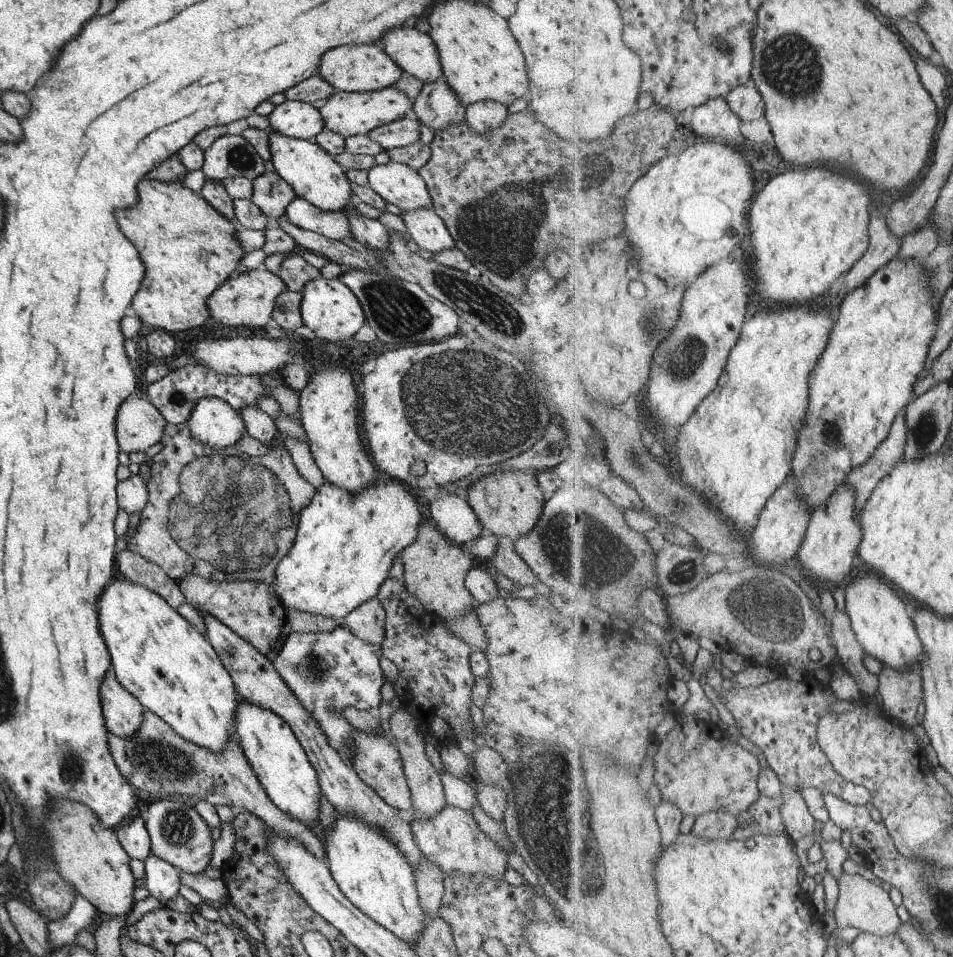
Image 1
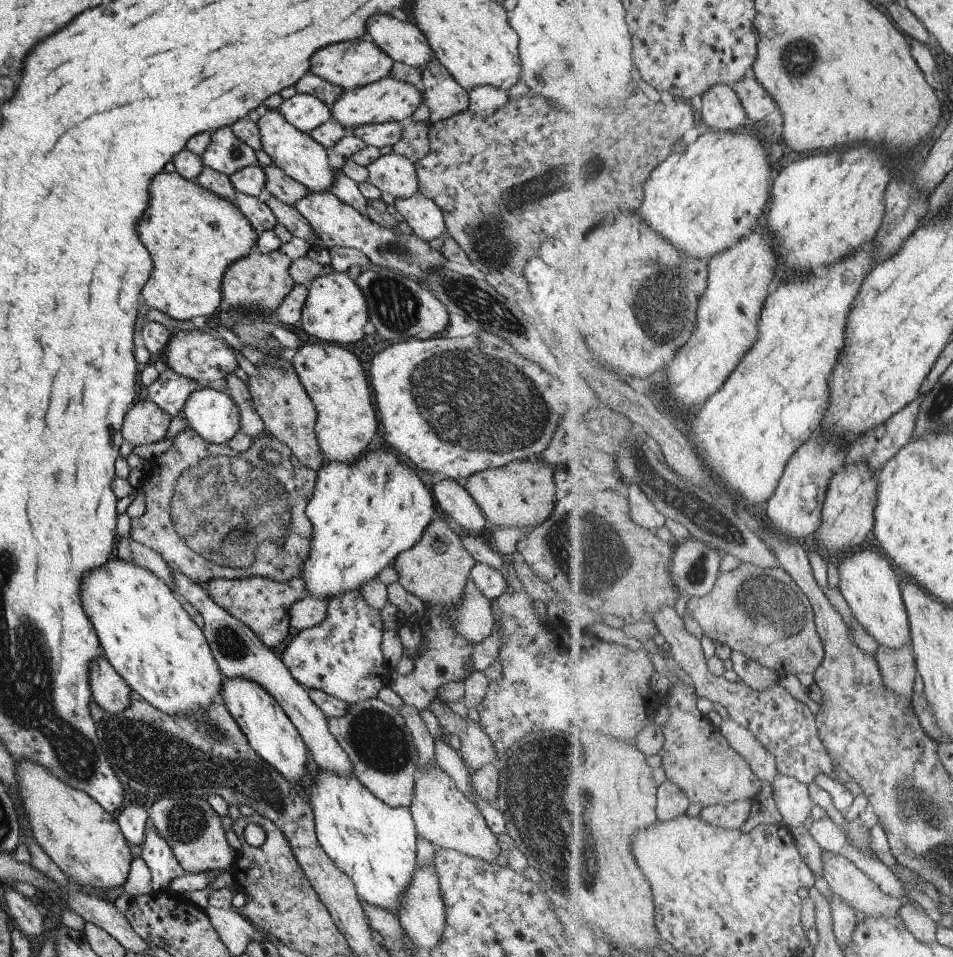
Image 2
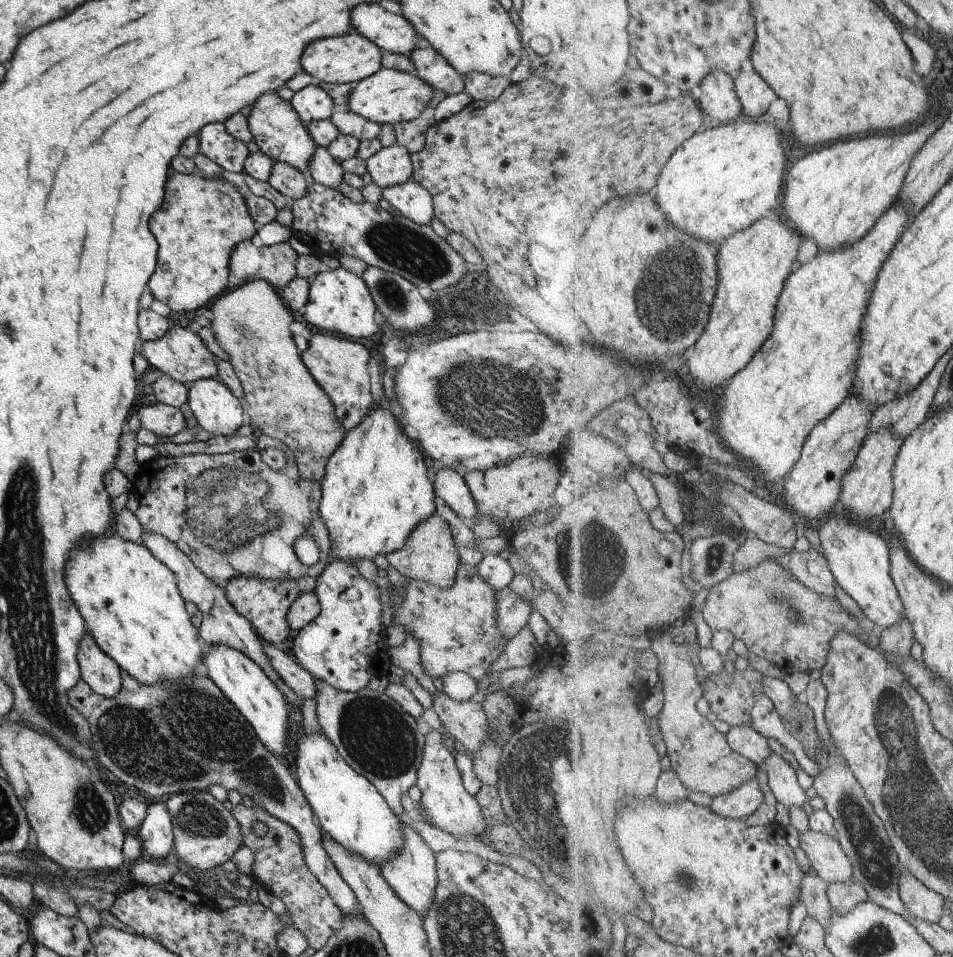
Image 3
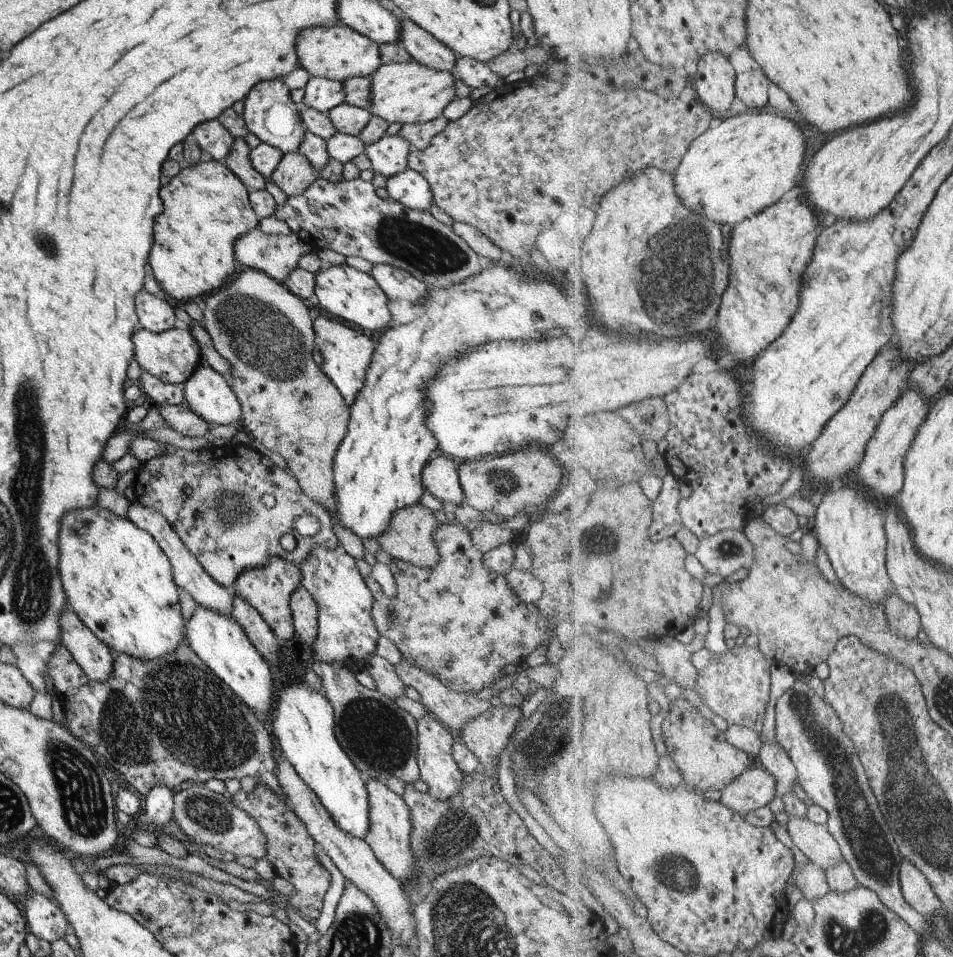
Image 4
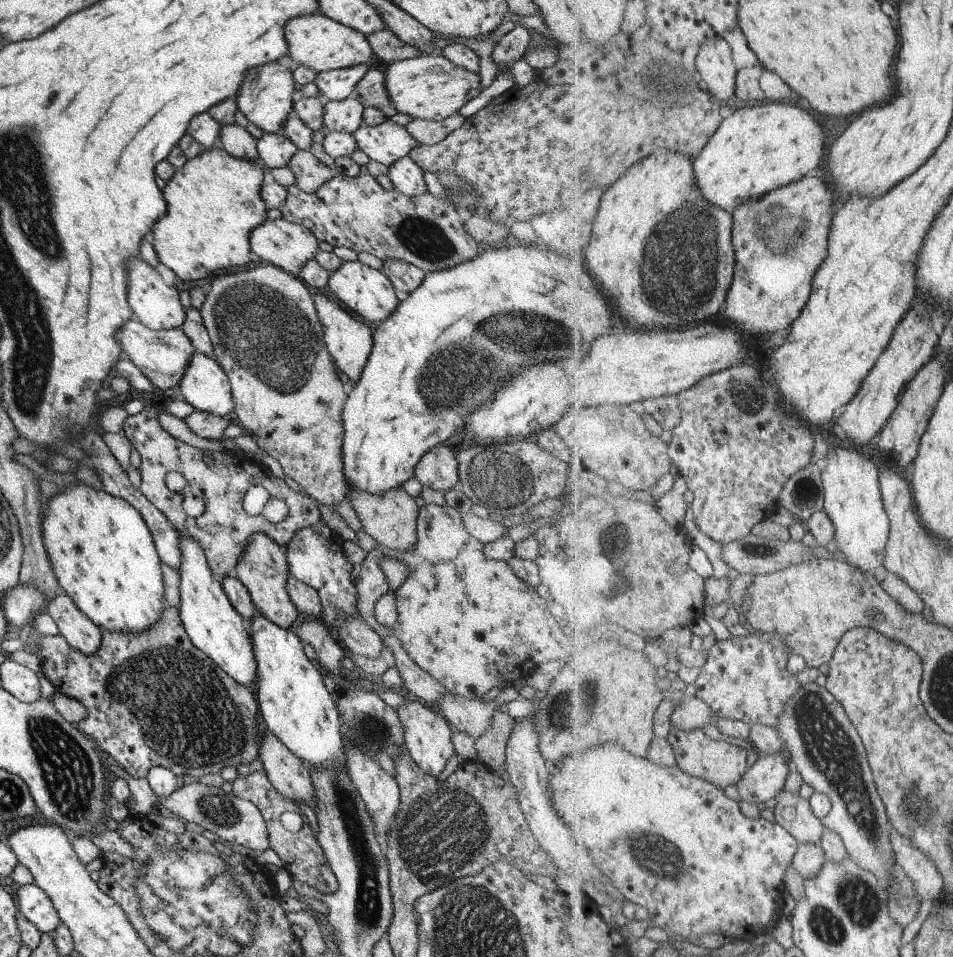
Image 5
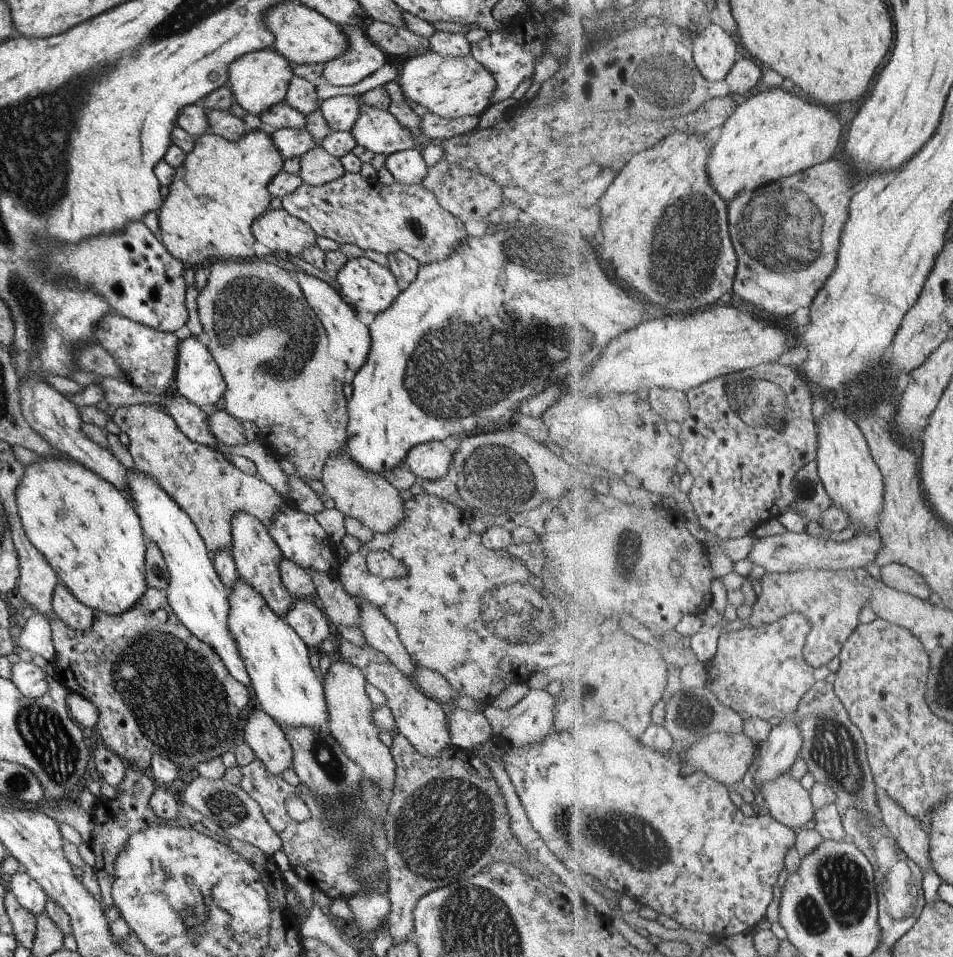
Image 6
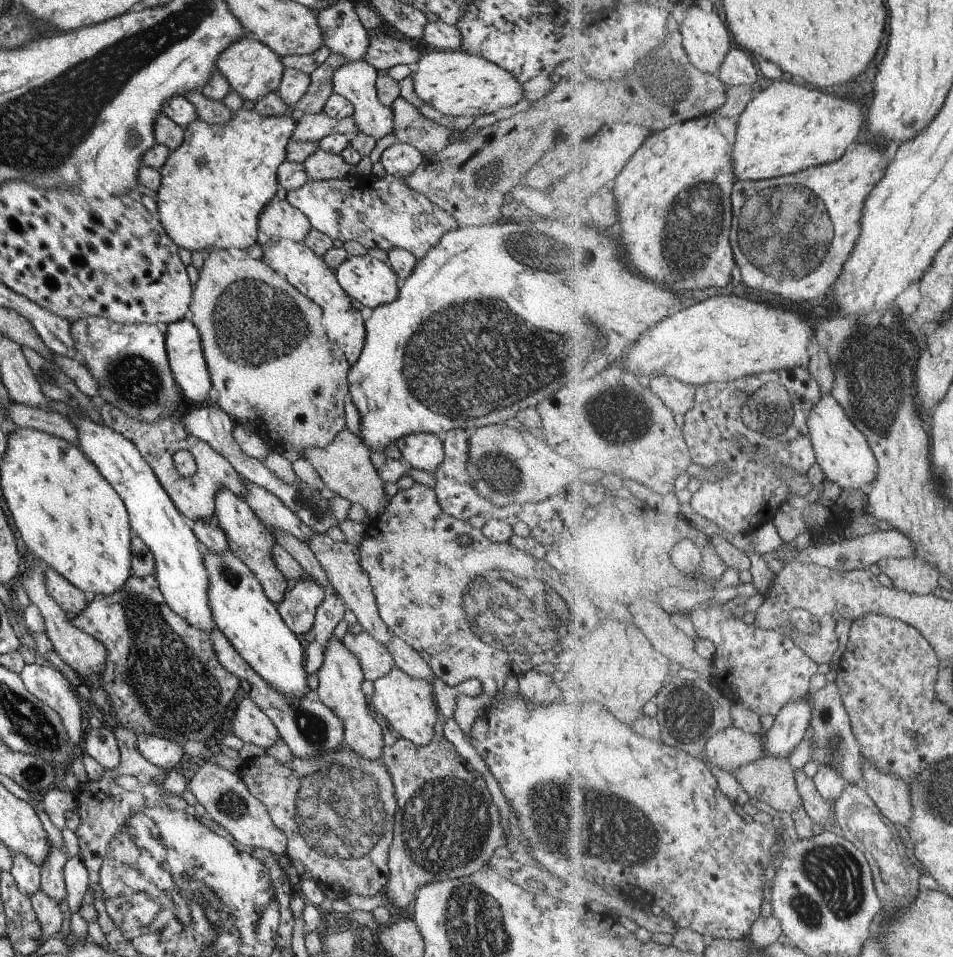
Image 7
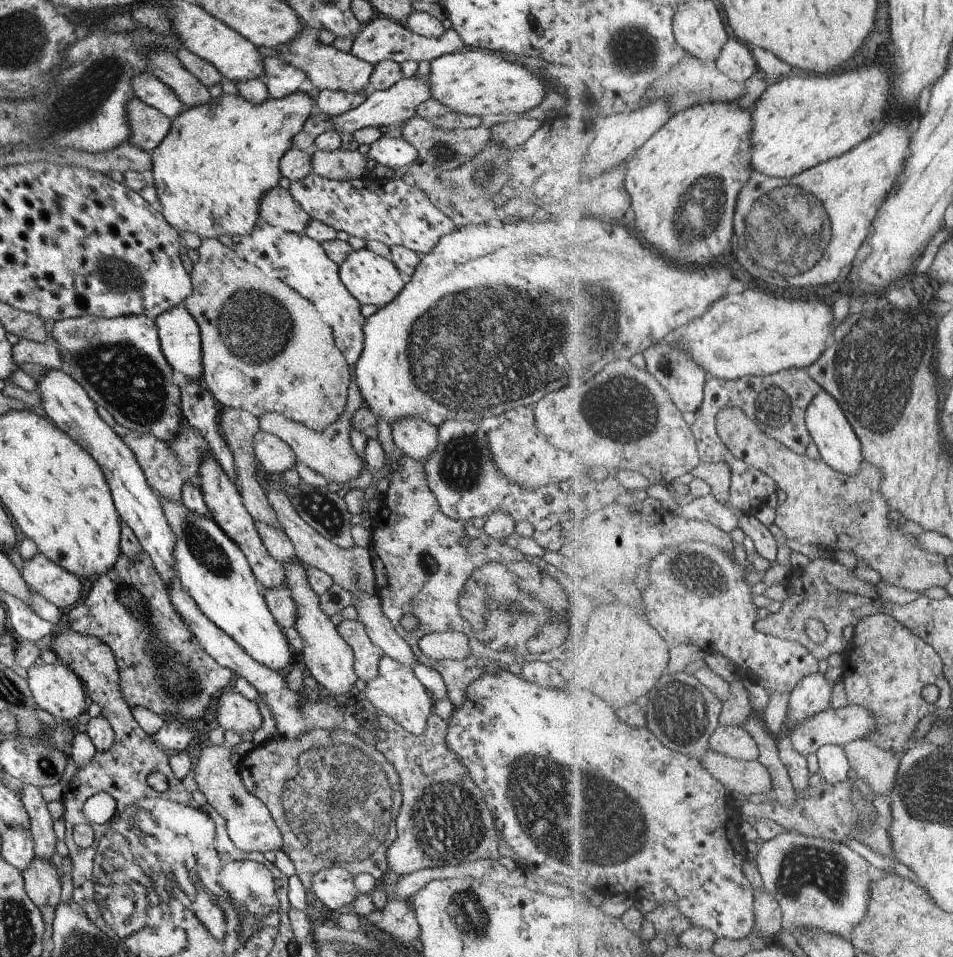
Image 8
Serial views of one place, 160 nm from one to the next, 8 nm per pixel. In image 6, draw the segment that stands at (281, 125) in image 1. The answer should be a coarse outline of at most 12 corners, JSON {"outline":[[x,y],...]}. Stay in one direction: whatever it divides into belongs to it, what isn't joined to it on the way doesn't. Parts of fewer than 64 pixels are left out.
{"outline":[[359,27],[339,28],[348,48],[321,79],[350,87],[385,63]]}

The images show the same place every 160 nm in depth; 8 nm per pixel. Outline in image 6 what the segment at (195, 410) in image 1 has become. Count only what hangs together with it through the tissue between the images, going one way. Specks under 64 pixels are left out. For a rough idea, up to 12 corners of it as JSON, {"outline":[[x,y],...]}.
{"outline":[[191,335],[176,347],[175,390],[218,407],[224,382],[208,348]]}

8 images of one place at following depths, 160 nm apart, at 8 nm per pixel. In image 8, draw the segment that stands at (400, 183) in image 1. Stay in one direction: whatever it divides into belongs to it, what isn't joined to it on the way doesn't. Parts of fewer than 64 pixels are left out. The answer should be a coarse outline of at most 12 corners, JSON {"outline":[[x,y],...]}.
{"outline":[[305,24],[279,60],[307,86],[367,94],[372,66],[324,44]]}

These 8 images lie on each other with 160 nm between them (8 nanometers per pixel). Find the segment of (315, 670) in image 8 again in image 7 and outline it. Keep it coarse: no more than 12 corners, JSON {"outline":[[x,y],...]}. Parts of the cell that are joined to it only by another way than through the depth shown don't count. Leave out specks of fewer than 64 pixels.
{"outline":[[329,636],[314,697],[343,725],[343,744],[379,760],[380,724],[359,661]]}

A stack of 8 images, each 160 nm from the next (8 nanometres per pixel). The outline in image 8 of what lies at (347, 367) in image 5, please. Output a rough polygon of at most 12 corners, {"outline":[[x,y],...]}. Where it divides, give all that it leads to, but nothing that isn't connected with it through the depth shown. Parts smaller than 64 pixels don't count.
{"outline":[[257,220],[237,258],[283,281],[332,330],[349,368],[363,348],[360,304],[304,232]]}

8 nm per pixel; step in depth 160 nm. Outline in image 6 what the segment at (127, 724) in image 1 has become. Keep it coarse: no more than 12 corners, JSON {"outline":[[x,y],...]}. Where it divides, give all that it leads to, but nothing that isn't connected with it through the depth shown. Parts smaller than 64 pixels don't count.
{"outline":[[63,583],[52,592],[52,615],[85,632],[95,614]]}

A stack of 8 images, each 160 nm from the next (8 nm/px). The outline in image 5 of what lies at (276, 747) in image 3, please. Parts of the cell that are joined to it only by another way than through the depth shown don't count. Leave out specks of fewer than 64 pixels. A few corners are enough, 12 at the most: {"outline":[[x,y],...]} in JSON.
{"outline":[[178,534],[178,615],[190,643],[240,685],[255,661],[203,549]]}

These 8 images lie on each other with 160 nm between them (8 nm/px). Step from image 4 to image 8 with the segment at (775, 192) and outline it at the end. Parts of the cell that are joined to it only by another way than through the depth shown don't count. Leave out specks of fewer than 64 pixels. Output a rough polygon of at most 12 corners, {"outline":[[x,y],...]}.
{"outline":[[883,66],[769,85],[752,166],[794,177],[888,120]]}

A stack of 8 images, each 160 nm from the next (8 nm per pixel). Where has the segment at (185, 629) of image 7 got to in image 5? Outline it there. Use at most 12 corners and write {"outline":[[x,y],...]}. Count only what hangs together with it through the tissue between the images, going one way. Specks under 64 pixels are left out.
{"outline":[[178,610],[38,636],[75,726],[131,778],[258,757],[257,704]]}

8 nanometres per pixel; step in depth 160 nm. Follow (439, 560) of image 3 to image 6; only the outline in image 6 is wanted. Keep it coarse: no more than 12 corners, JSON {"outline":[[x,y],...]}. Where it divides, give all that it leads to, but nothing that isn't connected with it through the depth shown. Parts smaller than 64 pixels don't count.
{"outline":[[346,446],[320,476],[343,515],[373,533],[402,518],[398,490],[351,460]]}

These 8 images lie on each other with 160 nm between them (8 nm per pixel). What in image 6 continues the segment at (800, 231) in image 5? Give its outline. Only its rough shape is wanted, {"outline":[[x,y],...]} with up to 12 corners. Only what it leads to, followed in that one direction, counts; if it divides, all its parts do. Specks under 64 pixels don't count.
{"outline":[[831,159],[728,202],[733,293],[787,318],[838,268]]}

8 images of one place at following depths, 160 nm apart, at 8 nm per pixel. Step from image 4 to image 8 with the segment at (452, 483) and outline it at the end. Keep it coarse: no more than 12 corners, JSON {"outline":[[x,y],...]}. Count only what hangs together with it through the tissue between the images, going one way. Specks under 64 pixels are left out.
{"outline":[[421,416],[390,429],[397,453],[423,464],[436,428]]}

